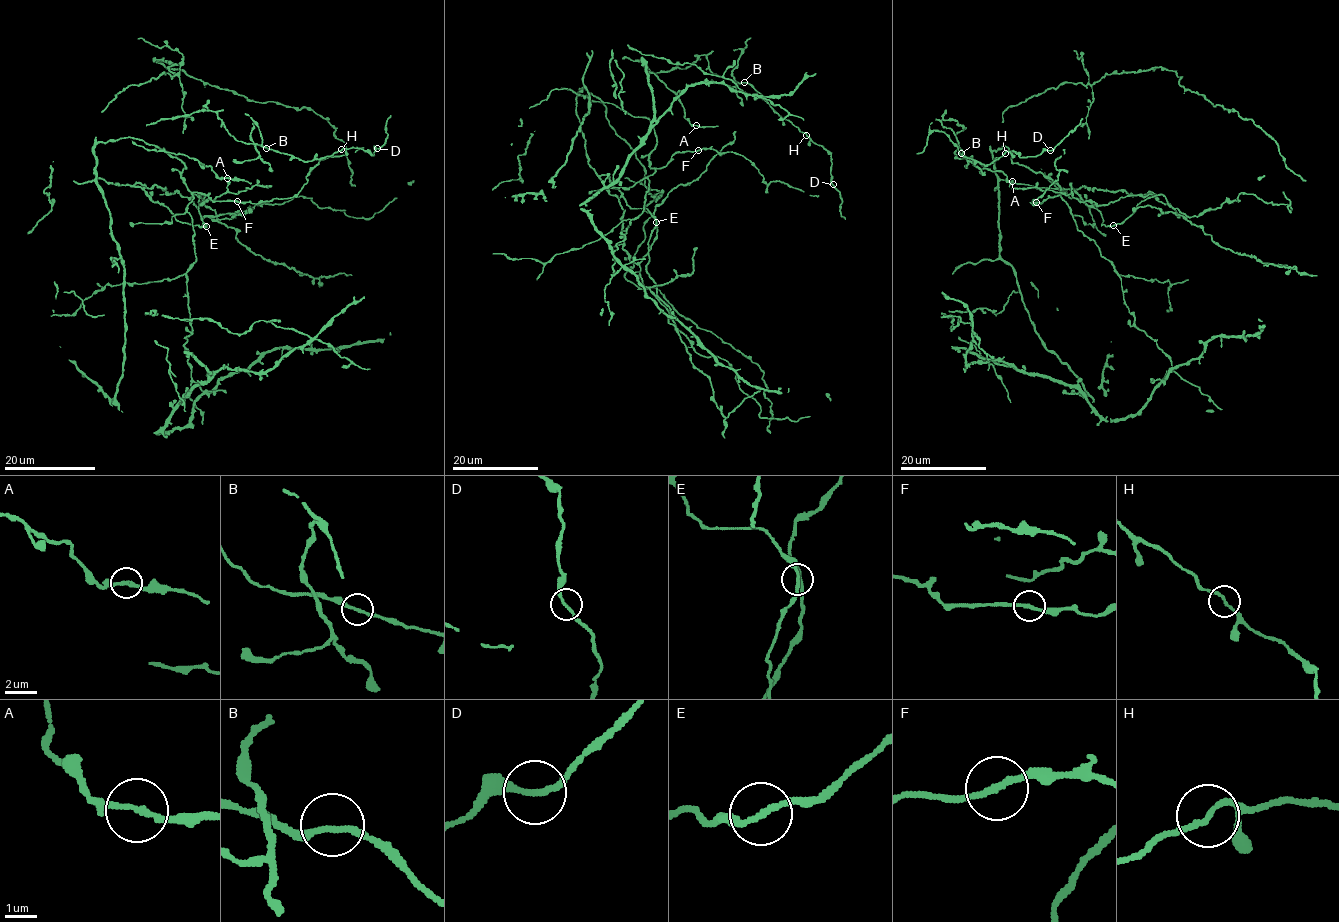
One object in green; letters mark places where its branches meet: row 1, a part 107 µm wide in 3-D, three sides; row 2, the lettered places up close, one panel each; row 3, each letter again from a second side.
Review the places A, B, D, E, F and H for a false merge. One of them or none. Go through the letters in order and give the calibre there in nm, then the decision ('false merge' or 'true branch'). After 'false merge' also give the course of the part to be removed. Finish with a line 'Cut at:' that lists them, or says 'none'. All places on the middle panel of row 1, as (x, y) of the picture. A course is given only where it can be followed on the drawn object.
A: calibre 170 nm; true branch
B: calibre 180 nm; true branch
D: calibre 180 nm; true branch
E: calibre 180 nm; true branch
F: calibre 190 nm; true branch
H: calibre 160 nm; true branch
Cut at: none

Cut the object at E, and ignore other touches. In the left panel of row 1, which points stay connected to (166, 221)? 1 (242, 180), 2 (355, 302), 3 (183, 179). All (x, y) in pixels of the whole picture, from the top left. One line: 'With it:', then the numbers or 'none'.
With it: 1, 2, 3

